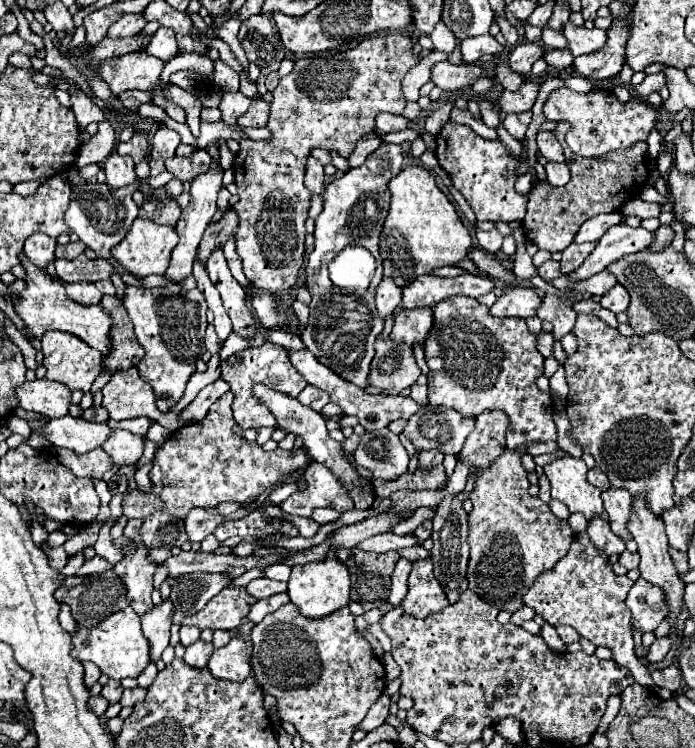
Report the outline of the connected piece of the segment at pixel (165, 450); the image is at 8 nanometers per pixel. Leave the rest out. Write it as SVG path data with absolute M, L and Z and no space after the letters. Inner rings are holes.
M225 392L209 408L209 412L203 420L193 422L189 426L183 426L169 436L169 440L155 452L155 462L149 472L149 478L153 482L151 494L145 496L137 488L131 496L125 496L123 514L127 518L141 518L143 520L147 514L151 514L155 510L171 512L173 516L185 518L187 512L191 510L191 506L203 508L203 506L217 506L219 502L255 502L255 500L261 500L261 494L265 494L267 490L281 488L281 484L279 484L281 478L285 478L285 482L289 482L297 470L307 468L311 458L305 448L297 448L295 452L287 452L281 448L277 448L273 452L265 452L261 446L257 446L257 442L249 442L245 436L237 436L233 432L233 428L239 424L233 418L231 404L233 404L233 394Z

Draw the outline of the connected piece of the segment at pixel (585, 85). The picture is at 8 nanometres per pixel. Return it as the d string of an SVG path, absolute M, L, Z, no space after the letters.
M571 76L571 78L563 78L565 86L571 88L571 90L577 90L577 92L589 92L593 88L593 82L591 80L585 80L581 76Z

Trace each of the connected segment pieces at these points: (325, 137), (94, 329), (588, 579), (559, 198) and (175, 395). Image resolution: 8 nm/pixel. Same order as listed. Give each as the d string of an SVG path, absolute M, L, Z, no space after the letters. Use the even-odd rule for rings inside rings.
M405 34L371 36L357 48L337 52L337 56L301 58L295 62L293 72L279 80L279 86L273 90L271 114L267 122L267 128L271 132L269 140L243 138L233 162L235 184L239 190L239 200L233 206L239 214L239 230L235 236L237 254L243 260L245 276L255 288L267 292L283 292L297 282L305 254L305 220L311 200L311 192L303 184L307 156L311 156L313 148L325 148L335 150L339 152L339 156L347 158L355 150L355 144L363 134L375 132L375 116L379 116L381 112L403 114L407 100L401 90L401 80L411 70L411 66L421 60L419 56L413 56L411 48L411 38Z
M19 256L23 268L27 270L27 288L21 292L21 300L15 304L17 316L25 322L27 332L31 336L43 336L47 330L63 330L69 334L79 336L91 348L97 348L101 354L109 352L109 328L111 328L111 318L101 310L101 306L81 306L77 302L71 302L65 296L65 288L59 280L53 280L49 274L41 272L37 266L33 266L27 256Z
M587 534L575 536L569 552L547 572L543 572L537 582L523 596L525 606L531 606L539 616L551 626L567 624L573 626L581 638L587 638L595 646L607 646L613 650L615 660L631 670L637 684L653 690L651 674L645 664L635 656L635 644L631 634L631 612L625 606L625 598L633 580L627 576L617 576L607 564L607 556L593 546Z
M567 142L561 144L565 150L565 162L571 170L571 180L567 186L551 186L549 180L537 180L529 192L527 214L523 218L525 236L543 250L557 252L565 250L579 226L605 212L619 210L627 200L633 200L641 194L647 180L643 180L643 166L647 160L647 142L633 144L627 150L609 152L599 158L581 158L567 148Z
M127 286L123 306L127 308L135 334L145 348L145 356L137 368L143 380L151 384L159 410L169 412L183 396L190 376L196 371L196 361L205 354L203 338L207 328L207 302L197 288L185 292L177 288L137 290ZM185 358L194 359L187 361Z

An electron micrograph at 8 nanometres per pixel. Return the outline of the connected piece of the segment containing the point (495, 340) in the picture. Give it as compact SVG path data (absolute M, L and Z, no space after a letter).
M453 296L449 300L443 300L439 304L433 306L433 314L435 314L435 322L433 322L433 328L425 340L425 358L427 358L427 366L429 366L429 404L431 406L445 406L445 408L453 408L457 410L459 414L463 416L471 416L471 418L477 418L481 412L485 410L503 410L507 416L509 416L509 430L507 430L507 448L515 450L515 448L521 448L525 444L533 444L533 442L549 442L549 440L557 440L557 426L553 422L553 400L549 394L541 392L535 384L535 380L539 376L543 376L543 362L545 358L541 356L541 352L537 350L537 336L529 332L527 324L523 318L495 318L489 314L489 308L487 306L481 306L475 298L469 298L469 296Z

